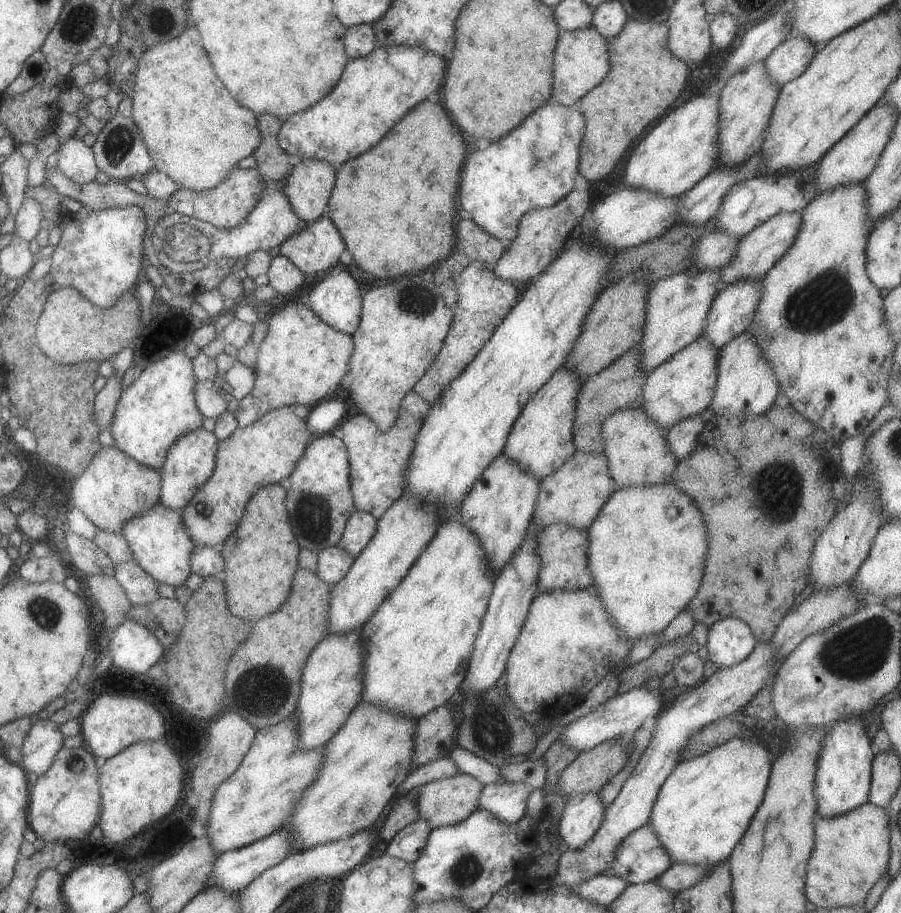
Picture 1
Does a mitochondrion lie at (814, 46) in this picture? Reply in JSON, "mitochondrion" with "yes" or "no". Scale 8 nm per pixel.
{"mitochondrion":"no"}

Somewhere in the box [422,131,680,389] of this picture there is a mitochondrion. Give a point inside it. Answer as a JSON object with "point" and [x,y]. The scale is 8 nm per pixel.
{"point":[544,154]}

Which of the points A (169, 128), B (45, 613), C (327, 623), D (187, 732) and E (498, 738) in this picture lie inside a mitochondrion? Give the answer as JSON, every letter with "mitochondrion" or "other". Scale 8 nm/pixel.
{"A":"other","B":"mitochondrion","C":"other","D":"other","E":"mitochondrion"}

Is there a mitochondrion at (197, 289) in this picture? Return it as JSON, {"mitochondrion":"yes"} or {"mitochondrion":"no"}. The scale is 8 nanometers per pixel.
{"mitochondrion":"no"}

